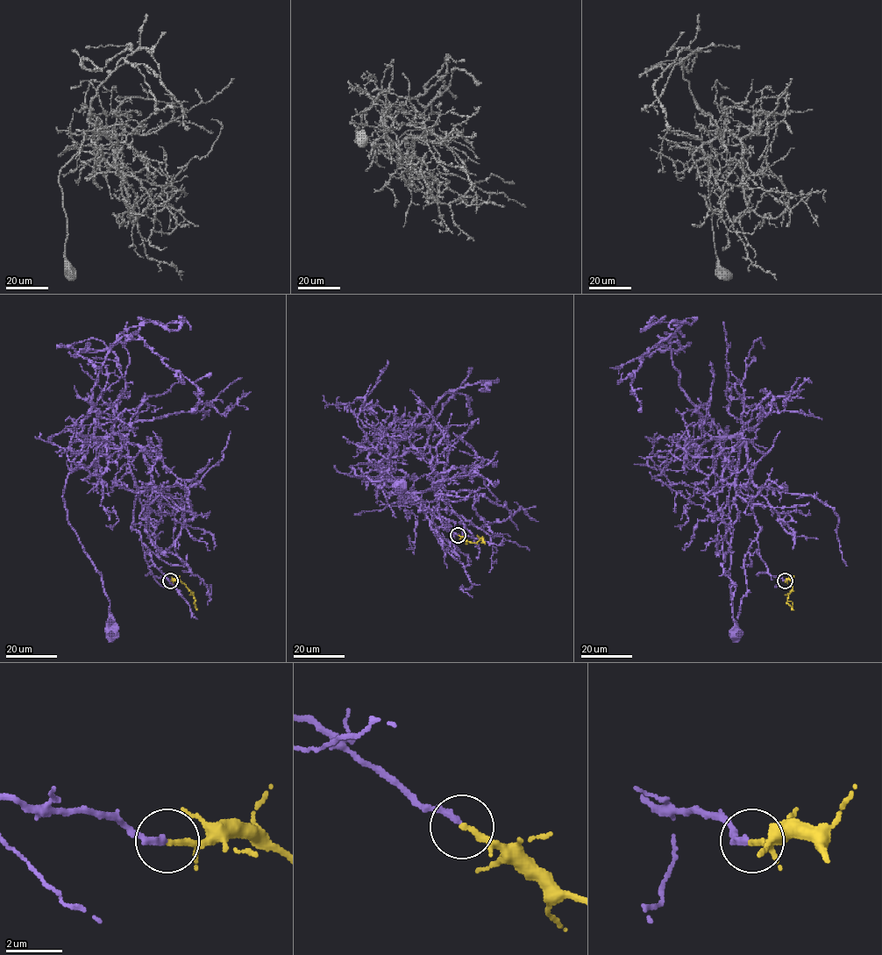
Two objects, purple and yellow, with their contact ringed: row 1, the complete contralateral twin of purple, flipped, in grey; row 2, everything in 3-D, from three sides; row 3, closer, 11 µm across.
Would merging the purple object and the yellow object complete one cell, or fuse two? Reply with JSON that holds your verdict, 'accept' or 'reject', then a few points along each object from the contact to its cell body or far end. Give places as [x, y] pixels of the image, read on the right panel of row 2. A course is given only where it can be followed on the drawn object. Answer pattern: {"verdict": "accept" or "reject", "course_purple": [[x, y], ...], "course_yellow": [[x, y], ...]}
{"verdict": "accept", "course_purple": [[785, 580], [757, 547], [758, 488], [743, 438], [721, 438], [714, 469], [735, 634]], "course_yellow": [[785, 580], [790, 580], [793, 586], [787, 603], [794, 609]]}

